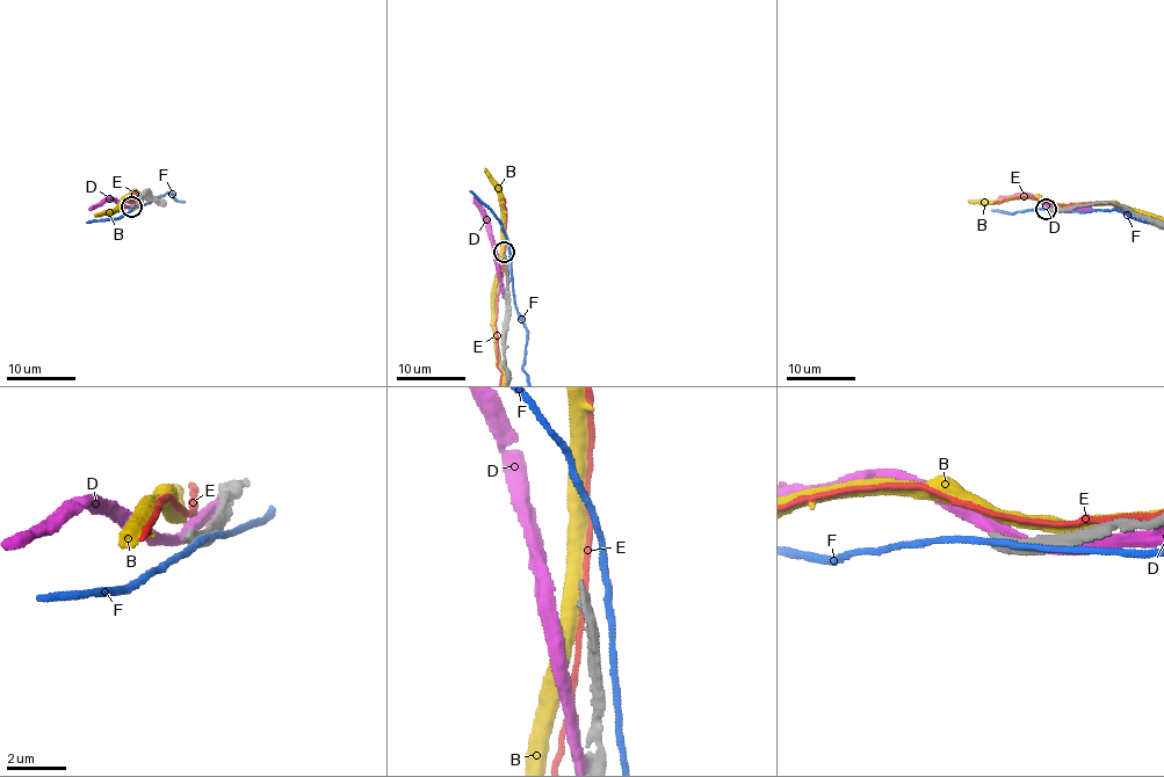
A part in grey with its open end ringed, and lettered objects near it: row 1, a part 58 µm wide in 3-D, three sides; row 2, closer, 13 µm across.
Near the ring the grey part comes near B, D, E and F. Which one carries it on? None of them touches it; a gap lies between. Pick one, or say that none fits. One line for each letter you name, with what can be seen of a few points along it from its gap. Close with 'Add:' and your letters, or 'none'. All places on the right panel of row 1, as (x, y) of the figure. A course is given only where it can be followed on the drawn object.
Add: none

